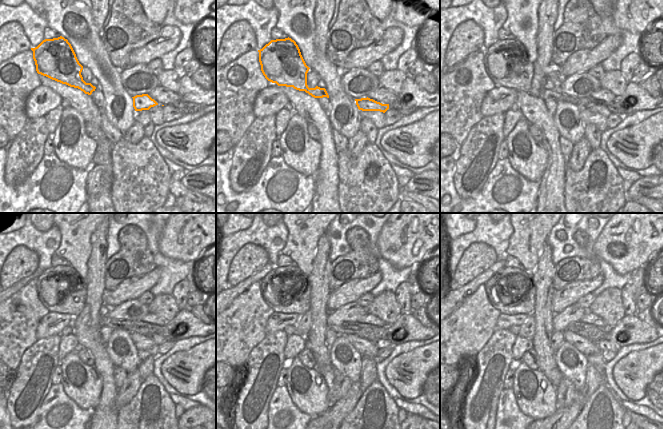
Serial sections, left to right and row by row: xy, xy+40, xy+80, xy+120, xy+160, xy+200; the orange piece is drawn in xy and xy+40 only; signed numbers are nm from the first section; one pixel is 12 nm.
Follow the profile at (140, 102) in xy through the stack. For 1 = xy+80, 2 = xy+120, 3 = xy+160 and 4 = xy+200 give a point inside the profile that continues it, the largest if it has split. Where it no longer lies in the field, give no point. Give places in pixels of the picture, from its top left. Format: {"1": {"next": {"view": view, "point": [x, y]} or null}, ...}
{"1": {"next": {"view": "xy+80", "point": [591, 104]}}, "2": {"next": {"view": "xy+120", "point": [131, 326]}}, "3": {"next": {"view": "xy+160", "point": [367, 331]}}, "4": {"next": {"view": "xy+200", "point": [594, 333]}}}

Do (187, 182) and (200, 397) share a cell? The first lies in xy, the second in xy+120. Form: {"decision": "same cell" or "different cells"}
{"decision": "different cells"}

